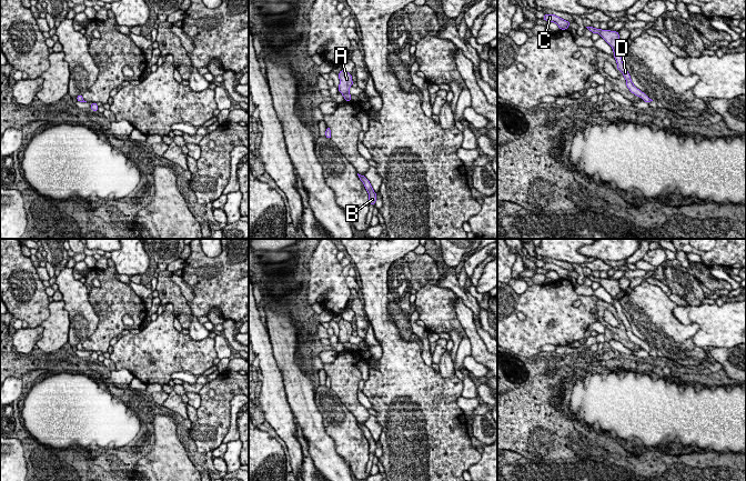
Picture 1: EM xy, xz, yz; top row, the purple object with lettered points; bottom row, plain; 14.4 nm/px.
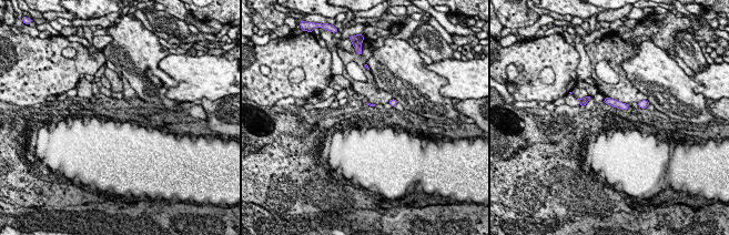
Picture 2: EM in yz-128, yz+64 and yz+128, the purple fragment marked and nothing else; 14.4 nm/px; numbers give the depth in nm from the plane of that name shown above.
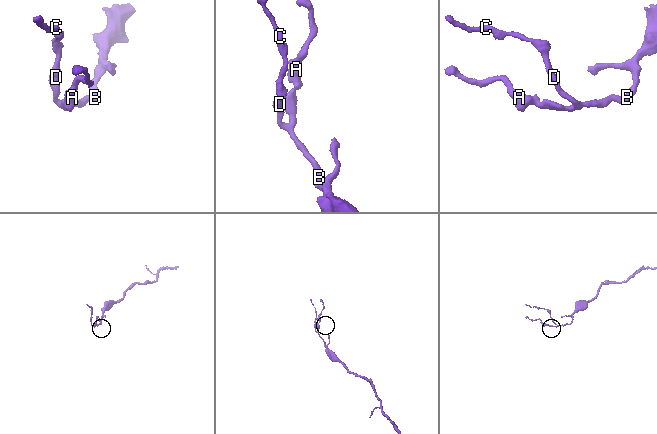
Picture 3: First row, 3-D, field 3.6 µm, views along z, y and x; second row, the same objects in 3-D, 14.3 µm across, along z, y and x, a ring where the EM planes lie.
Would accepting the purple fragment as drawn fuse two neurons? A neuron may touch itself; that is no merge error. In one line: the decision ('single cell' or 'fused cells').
single cell

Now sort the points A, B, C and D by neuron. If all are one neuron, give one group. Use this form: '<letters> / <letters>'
A B C D

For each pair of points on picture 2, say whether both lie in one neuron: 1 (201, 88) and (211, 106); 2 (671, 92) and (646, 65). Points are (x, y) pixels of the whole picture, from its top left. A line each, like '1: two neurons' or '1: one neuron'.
1: two neurons
2: one neuron

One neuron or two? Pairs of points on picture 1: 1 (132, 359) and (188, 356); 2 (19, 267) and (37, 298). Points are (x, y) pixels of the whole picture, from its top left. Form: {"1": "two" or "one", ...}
{"1": "one", "2": "one"}

